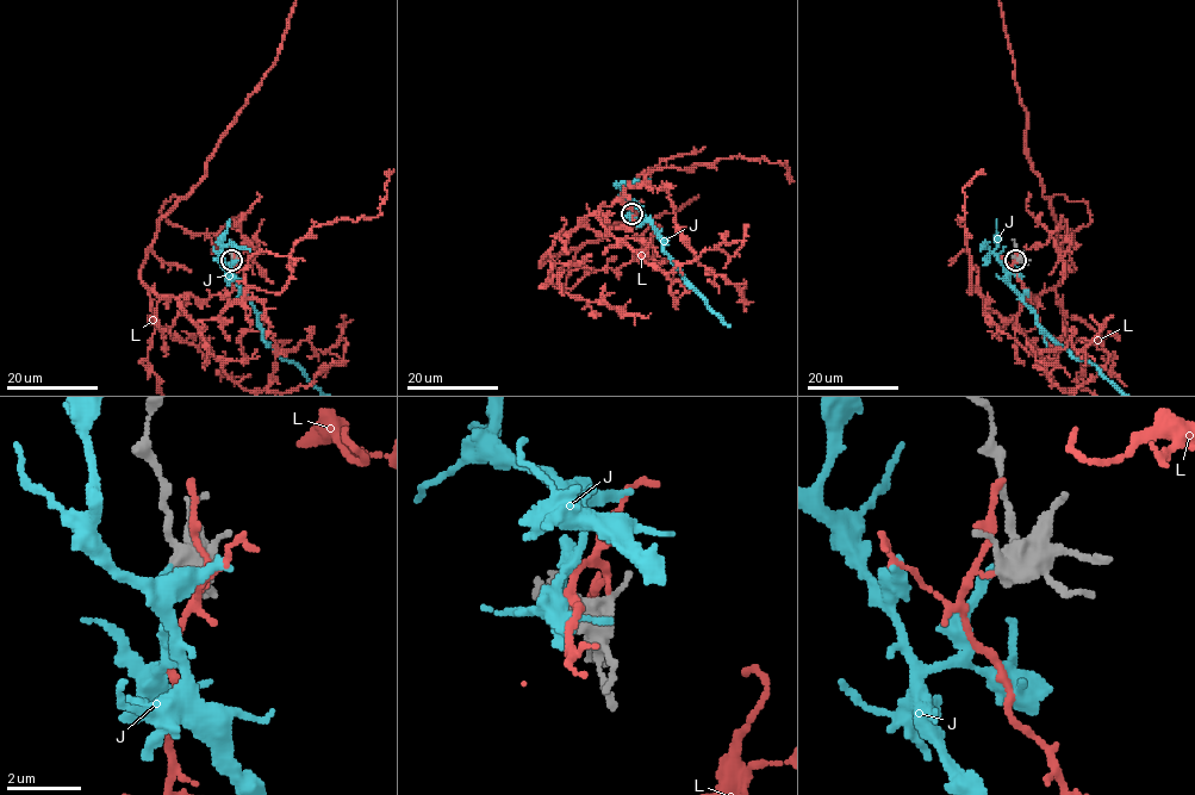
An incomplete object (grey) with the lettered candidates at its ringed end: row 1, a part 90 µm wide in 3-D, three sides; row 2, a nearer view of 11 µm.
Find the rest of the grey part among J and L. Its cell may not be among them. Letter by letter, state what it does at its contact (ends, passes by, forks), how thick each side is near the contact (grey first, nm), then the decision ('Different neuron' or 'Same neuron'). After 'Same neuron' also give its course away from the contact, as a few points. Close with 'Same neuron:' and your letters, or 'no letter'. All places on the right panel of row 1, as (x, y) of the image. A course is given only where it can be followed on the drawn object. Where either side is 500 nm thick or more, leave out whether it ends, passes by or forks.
J: It ends there. Thickness 380 nm (grey) against 200 nm. Same neuron
L: It passes by. Thickness 380 nm (grey) against 130 nm. Different neuron
Same neuron: J

